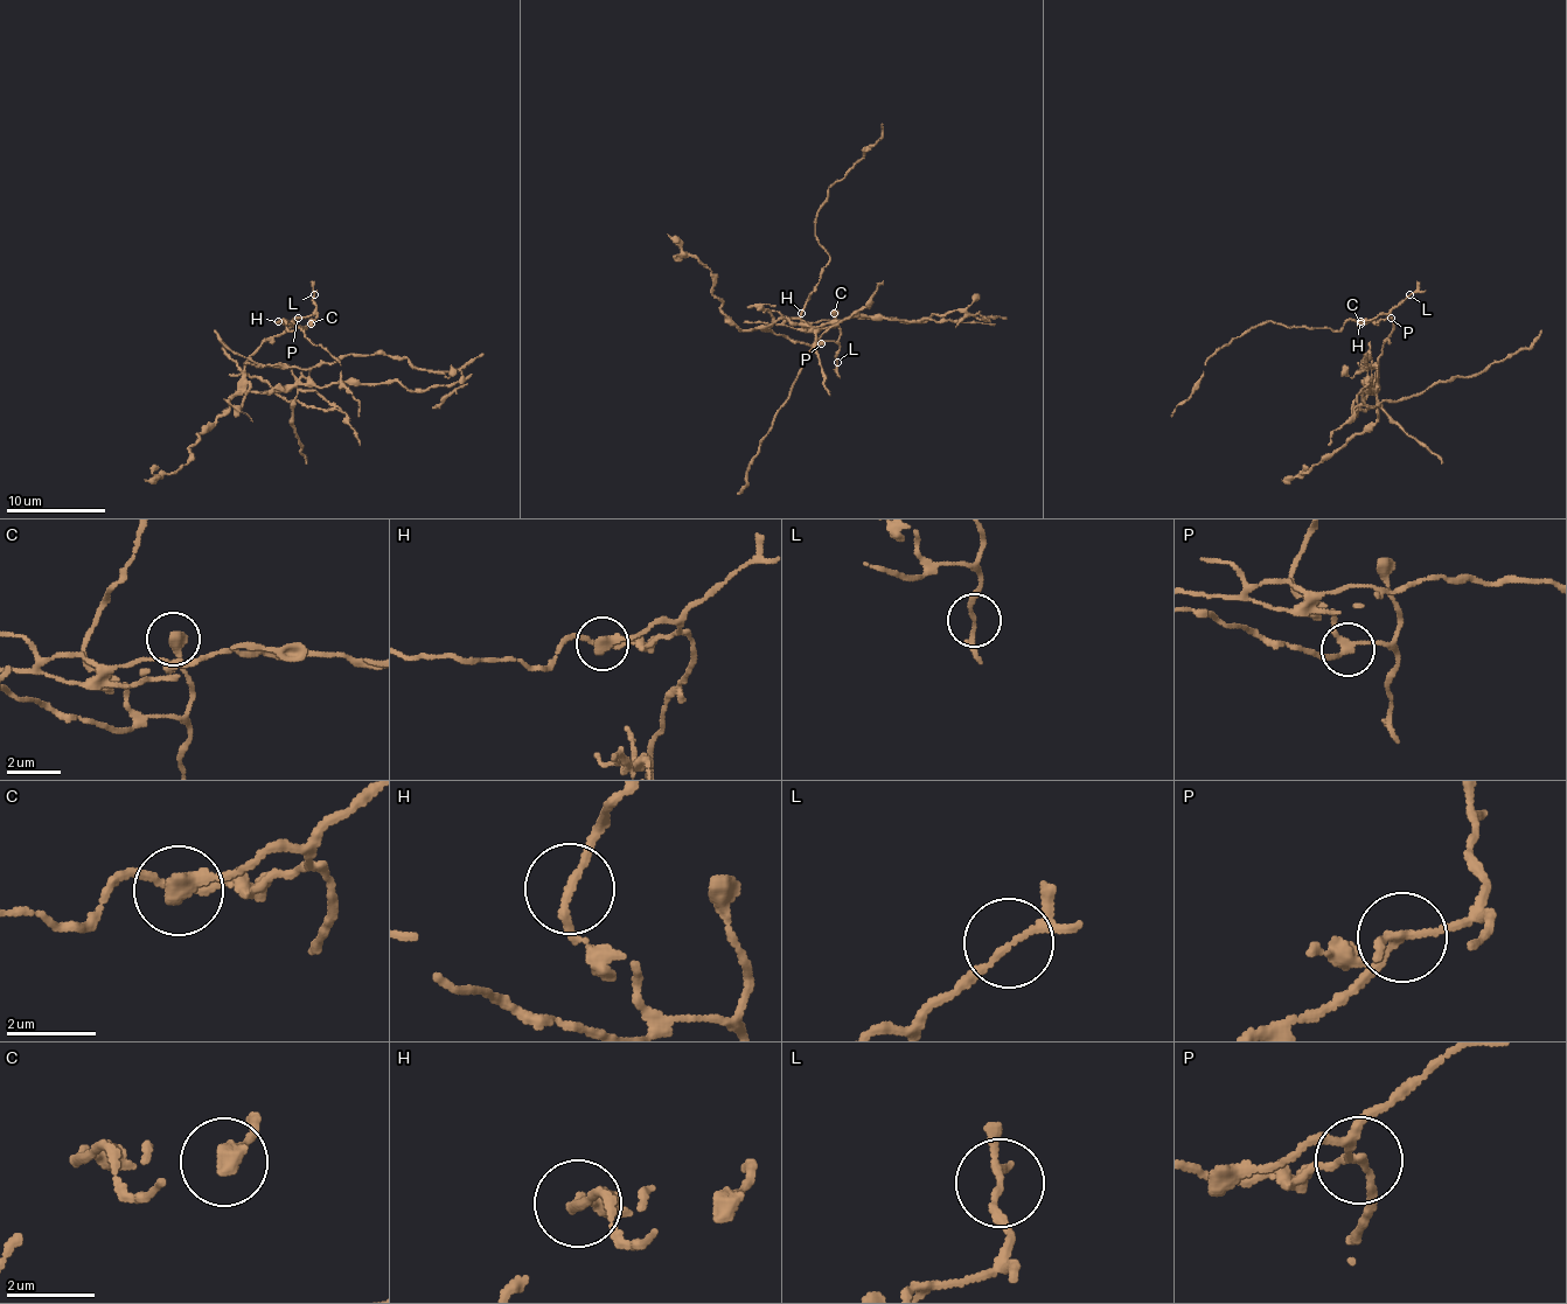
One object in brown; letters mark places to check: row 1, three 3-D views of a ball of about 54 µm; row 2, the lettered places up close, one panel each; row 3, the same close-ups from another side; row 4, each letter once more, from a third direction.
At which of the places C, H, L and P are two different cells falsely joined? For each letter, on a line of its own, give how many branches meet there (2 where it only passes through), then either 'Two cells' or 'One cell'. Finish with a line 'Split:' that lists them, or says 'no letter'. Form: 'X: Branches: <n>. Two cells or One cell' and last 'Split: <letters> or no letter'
C: Branches: 1. One cell
H: Branches: 2. One cell
L: Branches: 3. One cell
P: Branches: 3. Two cells
Split: P

